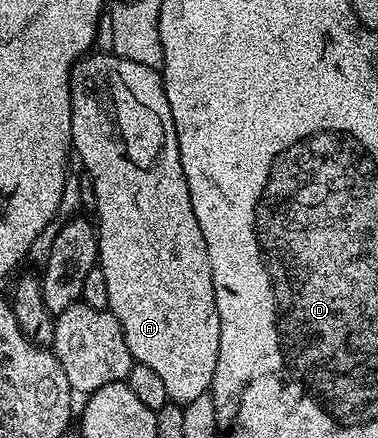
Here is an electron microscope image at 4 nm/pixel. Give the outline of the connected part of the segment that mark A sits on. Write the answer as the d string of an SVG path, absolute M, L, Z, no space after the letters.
M114 54L95 55L80 58L71 67L71 146L93 182L93 212L99 215L97 267L105 274L109 289L107 308L121 322L132 361L149 366L161 377L170 403L185 405L210 393L221 342L221 322L205 238L201 226L197 226L197 214L193 214L162 75L147 65Z

